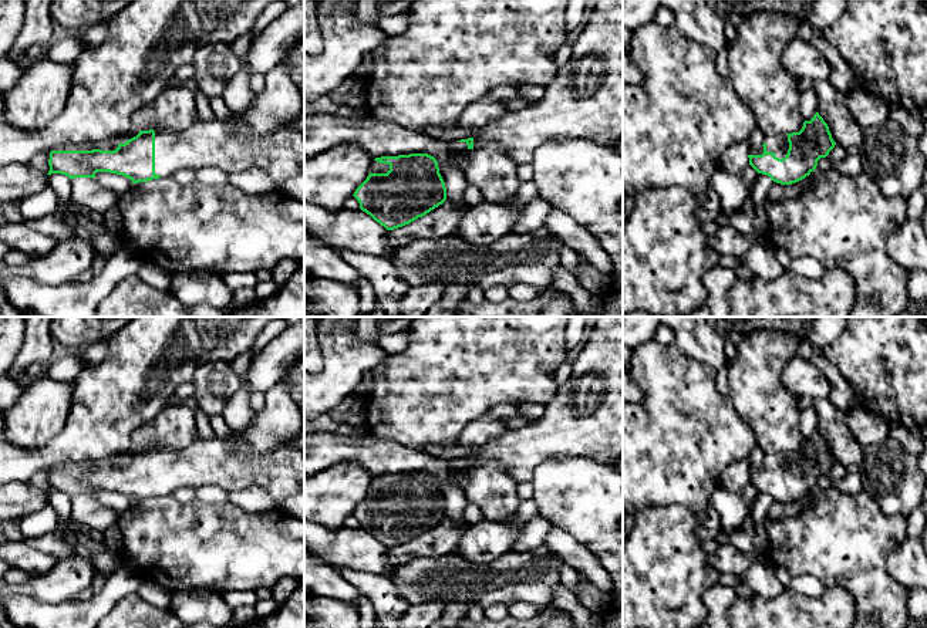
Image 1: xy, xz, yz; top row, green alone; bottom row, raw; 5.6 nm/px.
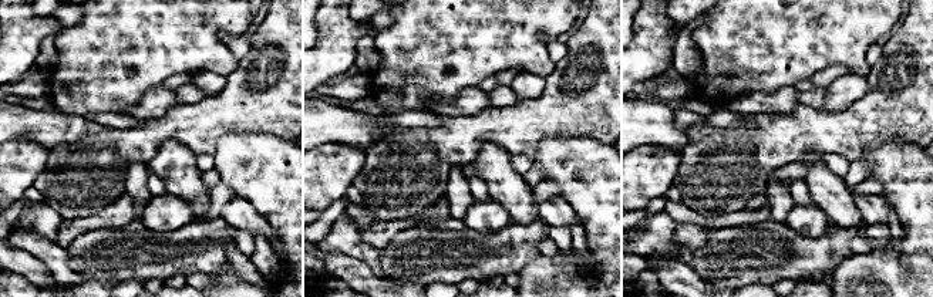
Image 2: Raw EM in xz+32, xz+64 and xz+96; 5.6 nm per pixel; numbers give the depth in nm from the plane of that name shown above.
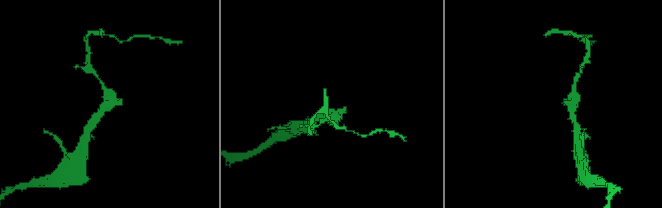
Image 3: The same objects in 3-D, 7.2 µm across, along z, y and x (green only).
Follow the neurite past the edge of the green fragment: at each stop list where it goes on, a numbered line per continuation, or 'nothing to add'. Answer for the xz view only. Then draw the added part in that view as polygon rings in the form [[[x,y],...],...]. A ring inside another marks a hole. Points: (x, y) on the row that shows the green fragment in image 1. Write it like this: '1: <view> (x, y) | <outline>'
1: xz (376, 166) | [[[377,161],[371,162],[370,172],[371,173],[387,173],[390,170],[390,165],[387,163],[380,163]]]

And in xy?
1: xy (110, 144) | [[[135,131],[131,138],[136,136],[138,134],[139,131]],[[124,135],[124,136],[107,138],[104,141],[87,142],[80,145],[67,144],[67,145],[57,146],[53,151],[92,151],[92,149],[115,151],[119,144],[125,144],[131,138]]]

